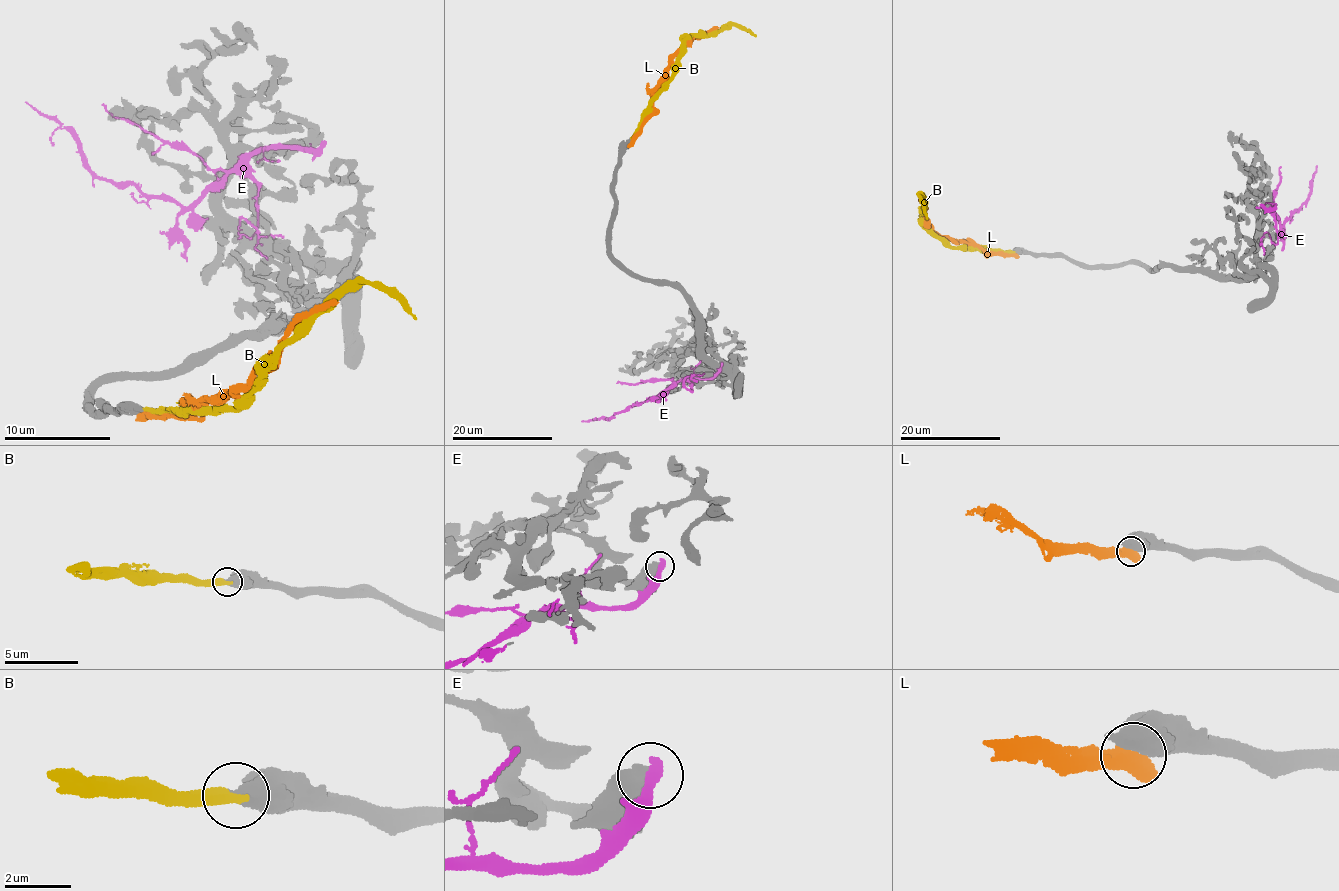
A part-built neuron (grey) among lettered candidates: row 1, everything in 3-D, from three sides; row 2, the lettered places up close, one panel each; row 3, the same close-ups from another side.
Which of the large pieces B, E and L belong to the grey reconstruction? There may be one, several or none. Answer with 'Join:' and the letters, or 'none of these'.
Join: B

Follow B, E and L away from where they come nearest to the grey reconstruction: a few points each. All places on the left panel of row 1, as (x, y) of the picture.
B: (147, 408), (153, 413), (161, 407), (214, 415), (236, 407), (283, 344), (363, 284), (381, 284), (415, 320)
E: (322, 142), (317, 148), (258, 149), (183, 207), (143, 196), (135, 186), (100, 180), (78, 141), (24, 103)
L: (142, 414), (175, 418), (197, 403), (231, 395), (264, 368), (277, 354), (277, 343), (307, 318), (339, 303)

